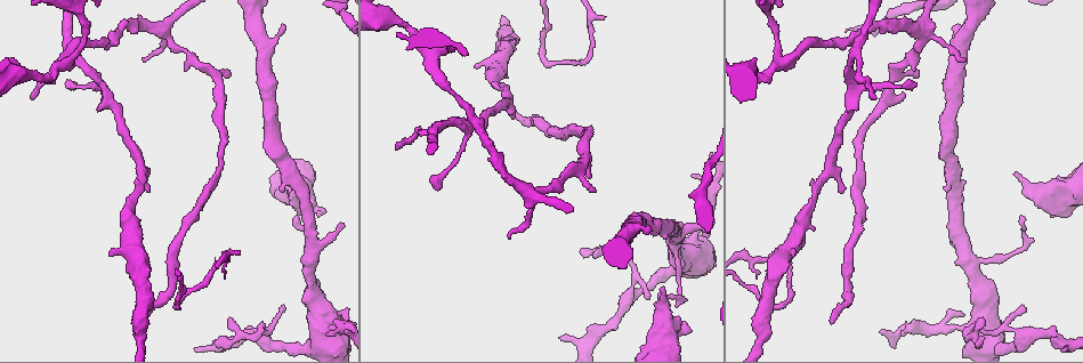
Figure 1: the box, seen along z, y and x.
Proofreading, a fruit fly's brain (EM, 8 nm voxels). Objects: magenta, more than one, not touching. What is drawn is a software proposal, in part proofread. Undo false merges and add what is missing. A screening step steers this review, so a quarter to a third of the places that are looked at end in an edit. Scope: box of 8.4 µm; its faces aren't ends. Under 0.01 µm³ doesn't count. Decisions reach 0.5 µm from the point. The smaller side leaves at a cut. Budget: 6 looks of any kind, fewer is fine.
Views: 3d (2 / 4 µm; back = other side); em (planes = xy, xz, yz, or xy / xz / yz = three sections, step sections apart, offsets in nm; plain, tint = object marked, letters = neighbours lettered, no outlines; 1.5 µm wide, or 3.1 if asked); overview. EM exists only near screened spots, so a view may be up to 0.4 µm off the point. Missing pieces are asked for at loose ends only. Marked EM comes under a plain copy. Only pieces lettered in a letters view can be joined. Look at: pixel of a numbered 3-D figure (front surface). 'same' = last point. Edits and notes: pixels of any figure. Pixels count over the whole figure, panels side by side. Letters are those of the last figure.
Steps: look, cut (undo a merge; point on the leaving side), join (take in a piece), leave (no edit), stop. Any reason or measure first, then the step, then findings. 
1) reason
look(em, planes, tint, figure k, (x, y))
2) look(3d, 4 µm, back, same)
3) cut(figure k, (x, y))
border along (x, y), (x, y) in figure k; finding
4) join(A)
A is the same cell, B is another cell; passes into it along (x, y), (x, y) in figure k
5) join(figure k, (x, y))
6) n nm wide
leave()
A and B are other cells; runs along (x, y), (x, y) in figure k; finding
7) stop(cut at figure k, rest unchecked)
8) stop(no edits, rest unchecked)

sudden change in width
look(3d, 2 µm, back, figure 1, (530, 192))

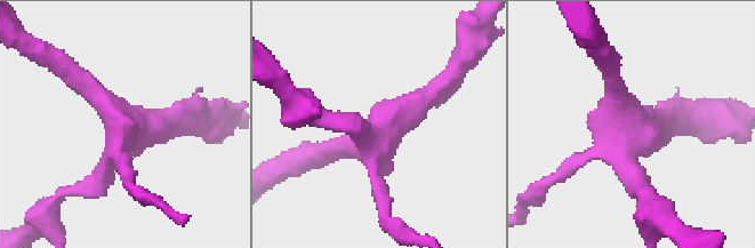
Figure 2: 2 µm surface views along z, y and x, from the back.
look(em, yz, step 8, tint, figure 2, (381, 128))

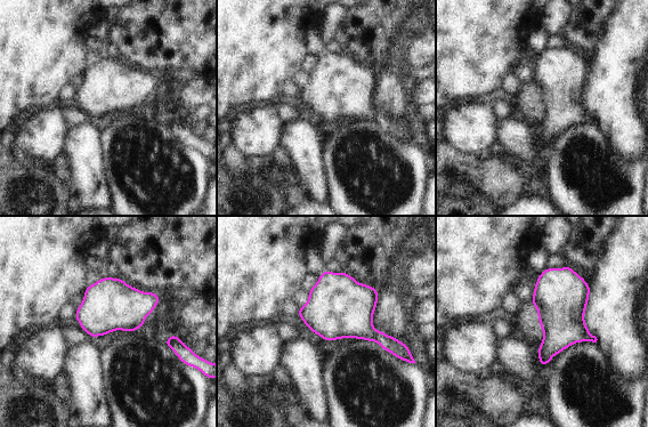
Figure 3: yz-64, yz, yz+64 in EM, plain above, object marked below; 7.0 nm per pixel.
look(em, xz, step 8, letters, same)

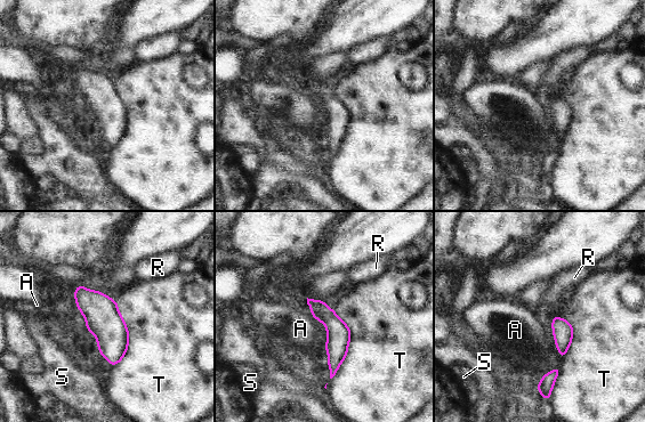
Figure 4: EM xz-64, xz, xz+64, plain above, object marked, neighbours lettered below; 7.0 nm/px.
T touches over 500 nm
leave()
A, R, S and T are other cells; runs along (309, 301), (335, 326), (332, 372) in figure 4; all the same neuron

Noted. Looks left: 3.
arms part here
look(3d, 2 µm, figure 1, (855, 54))

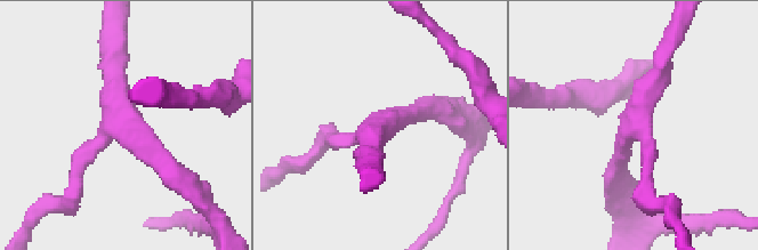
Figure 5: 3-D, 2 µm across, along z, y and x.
3 arms; need the tissue
look(em, yz, step 4, tint, figure 5, (122, 126))

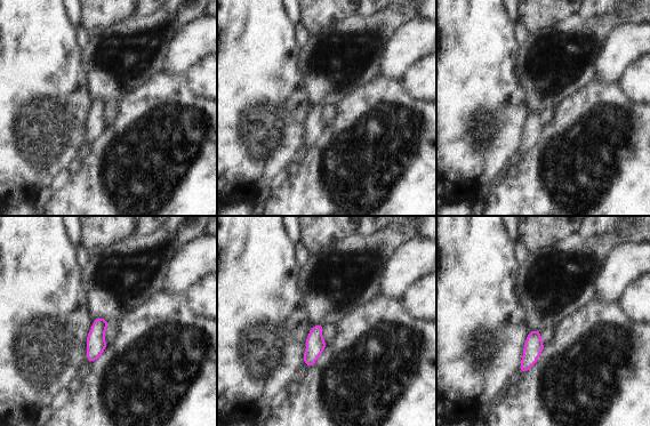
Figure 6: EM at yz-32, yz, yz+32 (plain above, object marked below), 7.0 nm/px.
another direction
look(em, planes, letters, same)

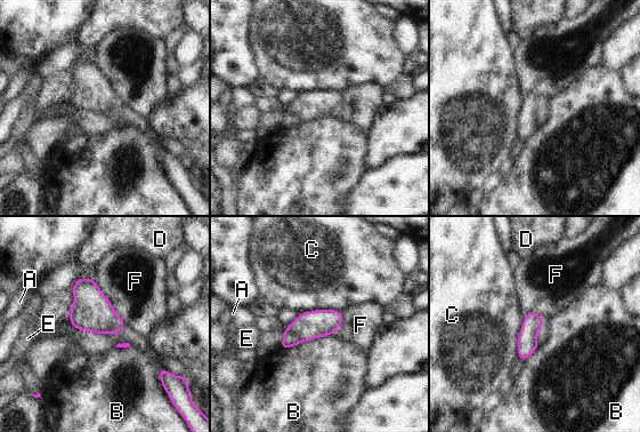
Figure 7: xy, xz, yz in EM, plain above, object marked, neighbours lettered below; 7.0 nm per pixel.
leave()
A, B, C, D, E and F are other cells; border along (525, 314), (518, 334), (517, 357) in figure 7; continuous, no second neuron

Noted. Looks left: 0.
stop(no edits, rest unchecked)

